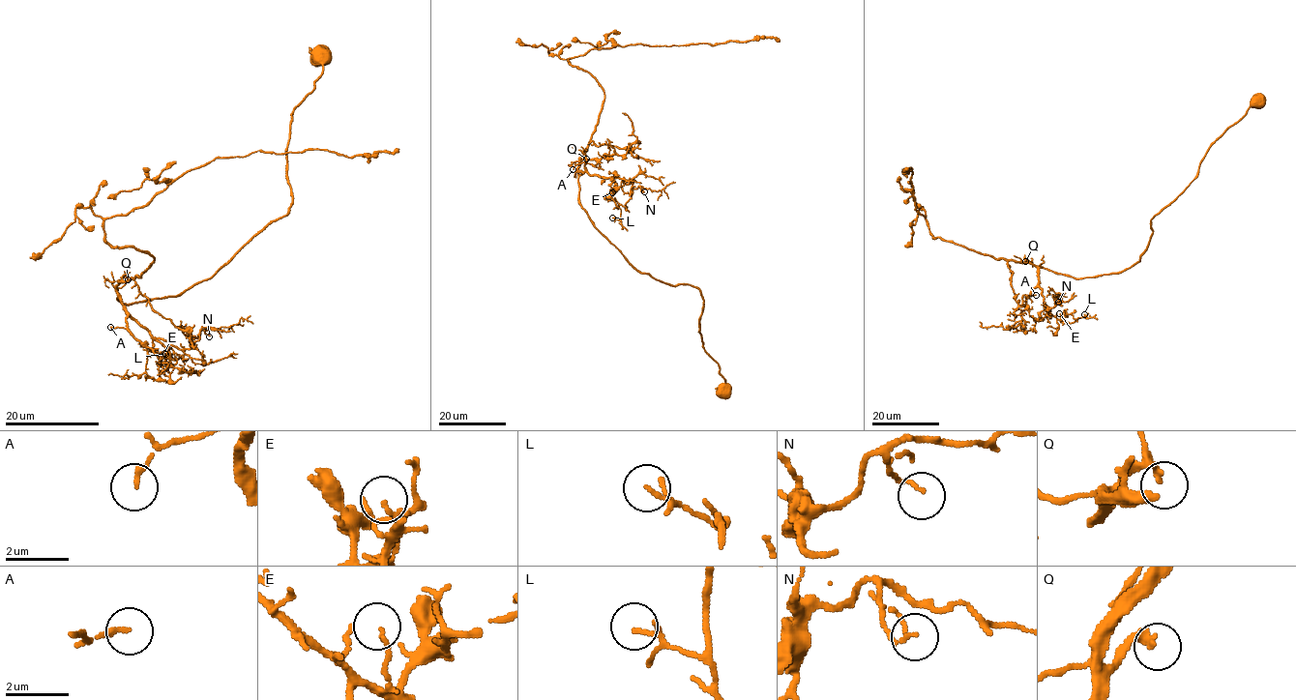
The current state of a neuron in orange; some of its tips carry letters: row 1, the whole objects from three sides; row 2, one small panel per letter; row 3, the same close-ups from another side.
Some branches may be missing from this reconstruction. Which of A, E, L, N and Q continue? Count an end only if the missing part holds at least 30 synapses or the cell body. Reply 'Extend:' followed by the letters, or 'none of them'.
Extend: Q

